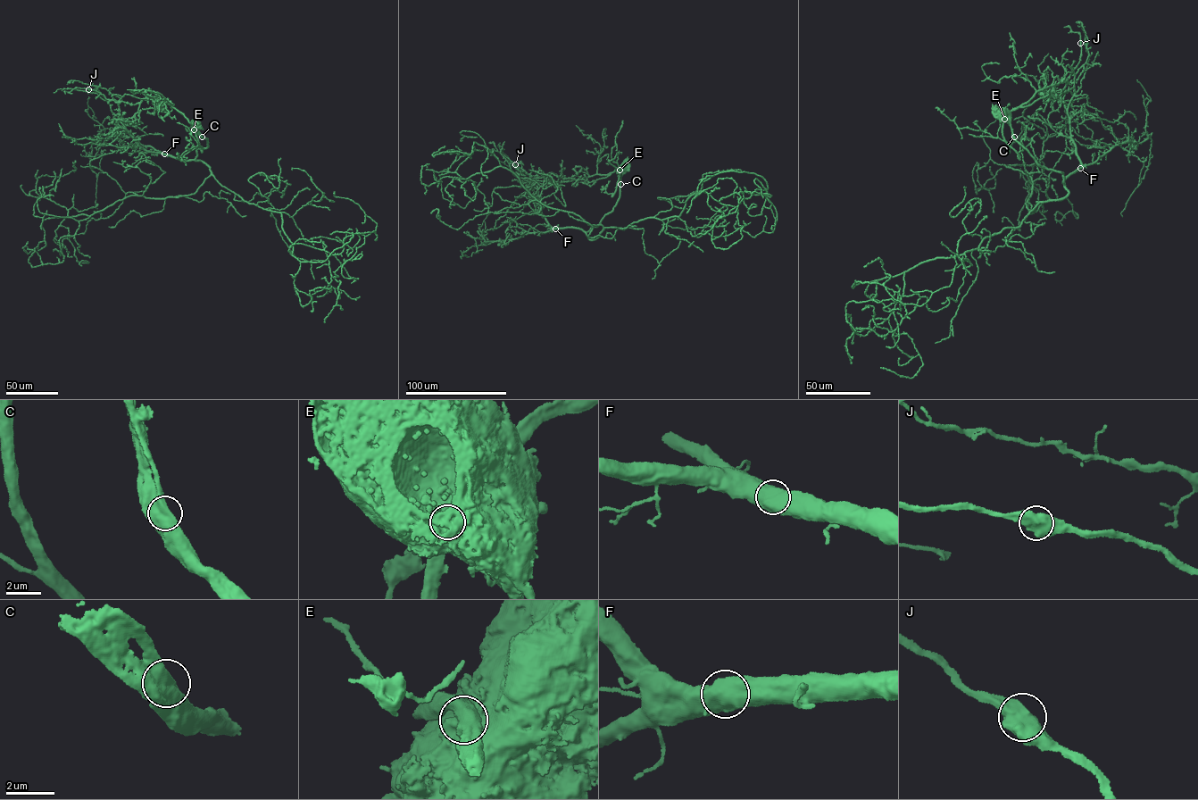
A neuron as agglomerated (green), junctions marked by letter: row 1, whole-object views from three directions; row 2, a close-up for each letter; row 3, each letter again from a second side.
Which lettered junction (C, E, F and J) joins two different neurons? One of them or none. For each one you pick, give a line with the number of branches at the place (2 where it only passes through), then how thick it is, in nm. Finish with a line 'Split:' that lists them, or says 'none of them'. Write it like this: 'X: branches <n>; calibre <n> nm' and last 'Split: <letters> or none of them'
E: branches 2; calibre 850 nm
Split: E

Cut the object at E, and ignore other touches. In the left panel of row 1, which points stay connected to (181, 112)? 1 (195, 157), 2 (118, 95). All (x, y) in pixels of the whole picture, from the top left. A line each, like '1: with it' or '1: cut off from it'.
1: cut off from it
2: cut off from it

